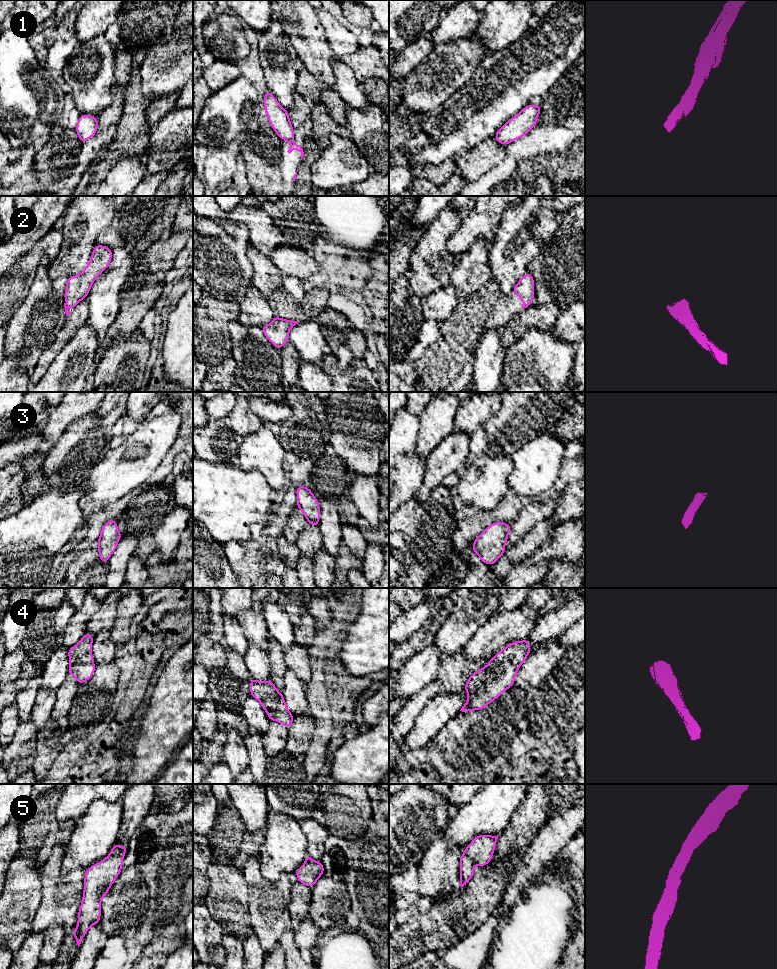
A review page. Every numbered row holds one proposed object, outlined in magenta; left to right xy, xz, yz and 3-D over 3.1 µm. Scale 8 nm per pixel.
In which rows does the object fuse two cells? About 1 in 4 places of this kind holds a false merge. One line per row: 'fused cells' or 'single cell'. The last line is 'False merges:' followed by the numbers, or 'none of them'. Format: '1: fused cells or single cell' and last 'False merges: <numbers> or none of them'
1: single cell
2: single cell
3: single cell
4: single cell
5: single cell
False merges: none of them

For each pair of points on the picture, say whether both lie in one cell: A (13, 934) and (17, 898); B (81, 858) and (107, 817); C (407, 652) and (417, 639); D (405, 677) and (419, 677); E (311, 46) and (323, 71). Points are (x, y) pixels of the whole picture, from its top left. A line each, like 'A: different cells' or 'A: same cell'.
A: same cell
B: same cell
C: same cell
D: same cell
E: same cell

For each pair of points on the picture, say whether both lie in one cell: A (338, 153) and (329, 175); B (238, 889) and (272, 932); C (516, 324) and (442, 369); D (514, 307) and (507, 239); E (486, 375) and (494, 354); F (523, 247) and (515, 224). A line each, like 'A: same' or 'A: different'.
A: same
B: different
C: different
D: different
E: same
F: same

